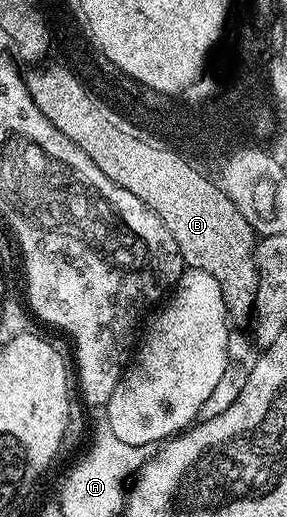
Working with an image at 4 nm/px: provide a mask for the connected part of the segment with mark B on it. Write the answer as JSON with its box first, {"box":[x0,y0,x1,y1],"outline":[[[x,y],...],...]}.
{"box":[25,72,259,328],"outline":[[[29,72],[25,74],[25,83],[39,112],[43,112],[43,116],[53,122],[56,130],[63,132],[63,136],[87,152],[87,156],[91,156],[91,160],[109,180],[119,184],[119,188],[127,188],[131,196],[139,196],[139,200],[143,200],[143,204],[147,204],[155,216],[163,220],[167,232],[171,232],[171,236],[175,236],[175,244],[179,244],[182,263],[190,270],[207,272],[219,283],[219,292],[223,292],[223,304],[230,323],[237,328],[248,327],[257,304],[256,252],[259,238],[221,186],[213,190],[218,183],[212,177],[207,182],[201,182],[201,178],[197,178],[197,174],[193,174],[193,170],[189,170],[181,158],[173,158],[173,154],[169,154],[168,145],[159,146],[153,142],[153,138],[137,134],[137,130],[133,130],[133,126],[125,126],[117,114],[109,114],[109,110],[101,110],[101,106],[89,106],[89,98],[81,94],[81,86],[77,86],[77,82],[73,82],[73,78],[68,78],[68,75],[46,77]]]}

